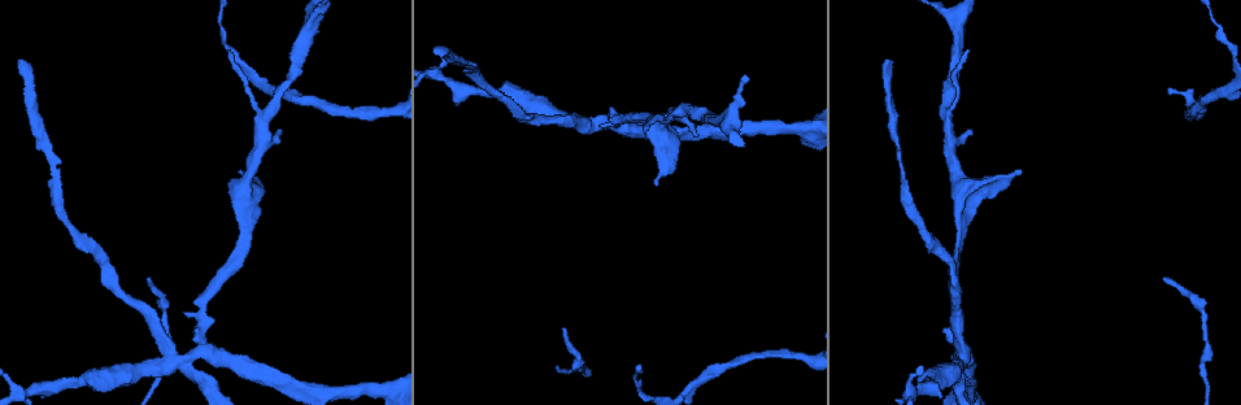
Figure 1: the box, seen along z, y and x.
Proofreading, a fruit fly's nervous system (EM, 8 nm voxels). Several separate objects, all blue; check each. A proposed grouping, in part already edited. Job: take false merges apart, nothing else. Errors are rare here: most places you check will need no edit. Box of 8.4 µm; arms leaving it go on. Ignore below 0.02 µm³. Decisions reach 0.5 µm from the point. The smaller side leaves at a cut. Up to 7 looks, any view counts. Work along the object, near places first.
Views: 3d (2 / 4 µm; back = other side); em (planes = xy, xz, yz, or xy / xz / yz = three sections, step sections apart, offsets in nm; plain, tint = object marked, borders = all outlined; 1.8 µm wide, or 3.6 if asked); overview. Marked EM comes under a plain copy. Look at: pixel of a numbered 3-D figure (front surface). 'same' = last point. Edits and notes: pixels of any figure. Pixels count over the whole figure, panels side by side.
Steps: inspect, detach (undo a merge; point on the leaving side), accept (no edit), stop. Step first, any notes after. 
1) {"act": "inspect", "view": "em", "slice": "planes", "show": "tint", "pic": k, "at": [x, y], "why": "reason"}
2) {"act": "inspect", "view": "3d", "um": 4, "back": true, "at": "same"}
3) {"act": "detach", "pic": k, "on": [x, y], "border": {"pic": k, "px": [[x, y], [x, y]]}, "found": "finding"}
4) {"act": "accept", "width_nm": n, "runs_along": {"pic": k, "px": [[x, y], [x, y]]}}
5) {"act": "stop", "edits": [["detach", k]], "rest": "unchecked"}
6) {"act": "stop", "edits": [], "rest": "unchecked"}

{"act": "inspect", "view": "3d", "um": 4, "pic": 1, "at": [898, 155], "why": "sudden change in width"}

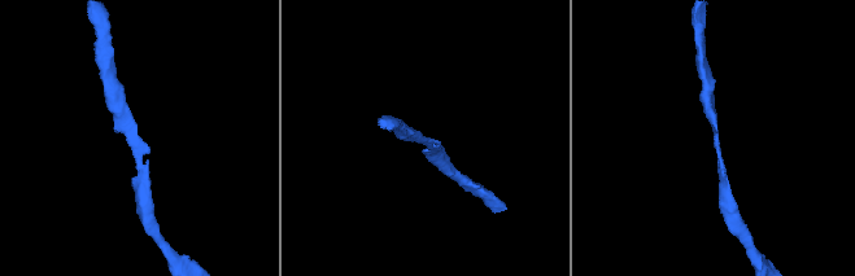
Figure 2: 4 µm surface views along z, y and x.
{"act": "inspect", "view": "em", "slice": "yz", "step": 16, "show": "tint", "pic": 2, "at": [430, 139], "arm_widths_nm": [190, 200]}

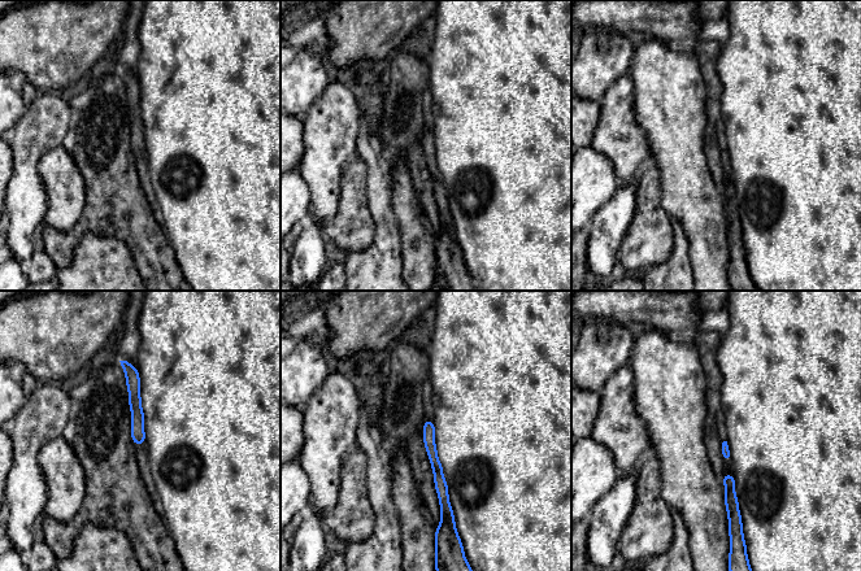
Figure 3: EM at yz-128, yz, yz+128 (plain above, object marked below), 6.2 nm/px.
{"act": "inspect", "view": "em", "slice": "planes", "show": "tint", "at": "same", "why": "cut it another way"}

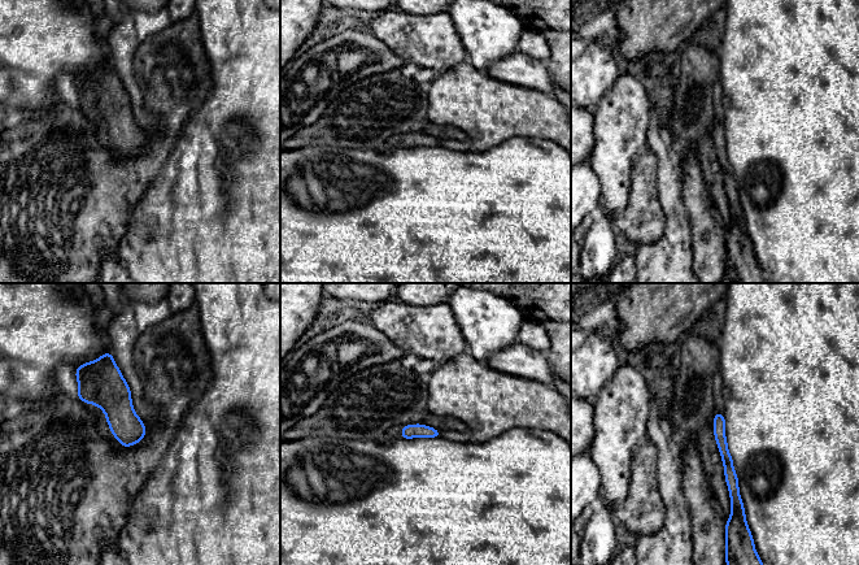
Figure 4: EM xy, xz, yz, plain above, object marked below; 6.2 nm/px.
{"act": "accept", "runs_along": {"pic": 4, "px": [[718, 416], [719, 437], [736, 504]]}, "found": "continuous, no second cell"}

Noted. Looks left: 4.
{"act": "inspect", "view": "3d", "um": 4, "pic": 1, "at": [958, 187], "why": "branch point"}

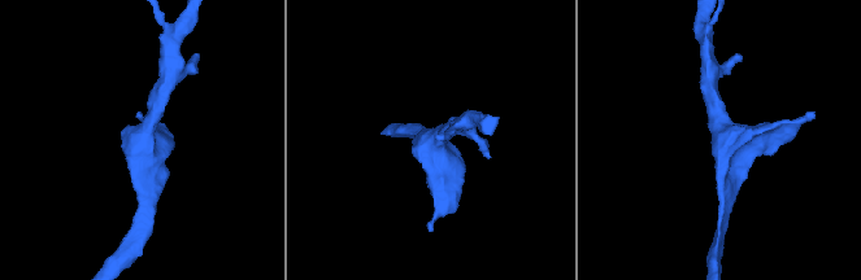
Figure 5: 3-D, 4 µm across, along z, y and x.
{"act": "inspect", "view": "em", "slice": "planes", "show": "tint", "pic": 5, "at": [142, 140], "arms": 3, "arm_widths_nm": [180, 220, 220], "why": "shape alone is not enough"}

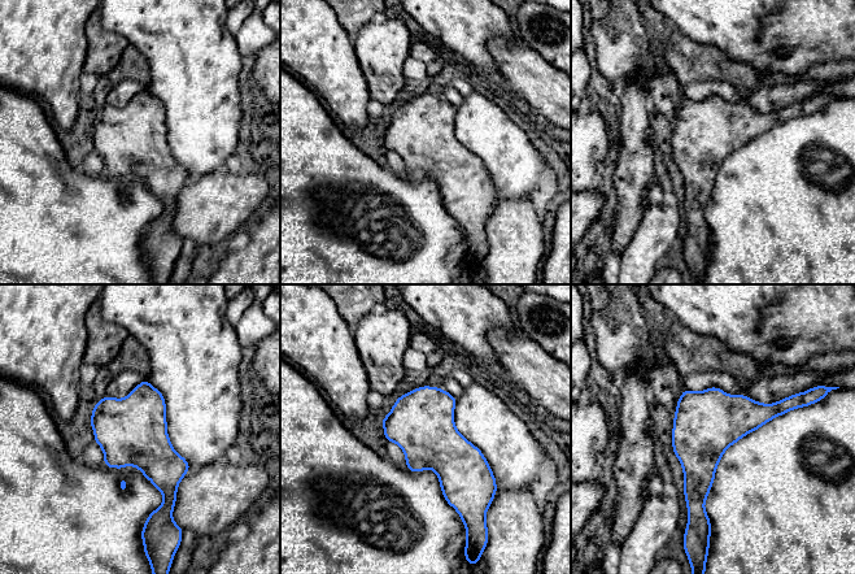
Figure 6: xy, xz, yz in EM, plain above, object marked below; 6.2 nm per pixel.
{"act": "accept", "found": "continuous, no second cell"}

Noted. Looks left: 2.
{"act": "inspect", "view": "em", "slice": "planes", "show": "tint", "pic": 1, "at": [201, 351]}

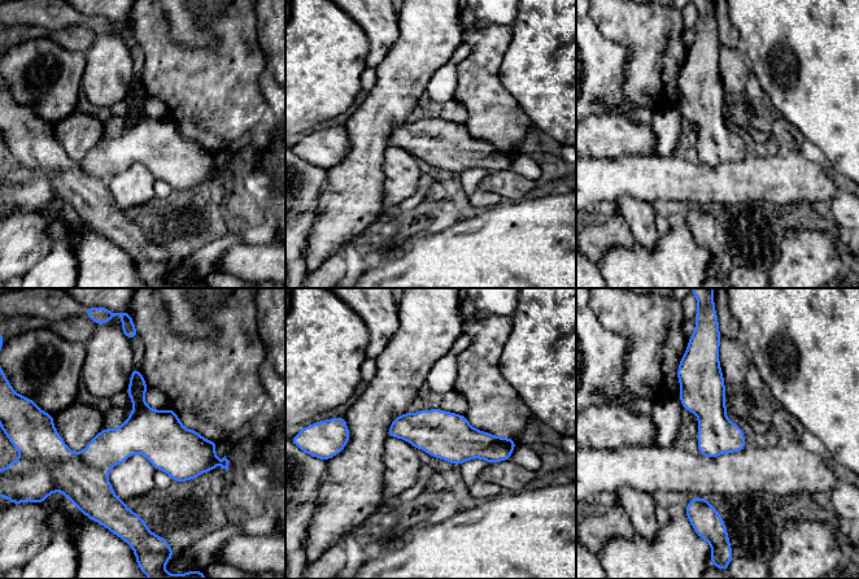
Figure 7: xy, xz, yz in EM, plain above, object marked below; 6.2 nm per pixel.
{"act": "detach", "pic": 7, "on": [88, 488], "width_nm": 240, "border": {"pic": 7, "px": [[79, 453], [88, 464], [107, 473]]}, "found": "two cells meet here"}

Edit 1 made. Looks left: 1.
{"act": "stop", "edits": [["detach", 7]], "rest": "unchecked"}

